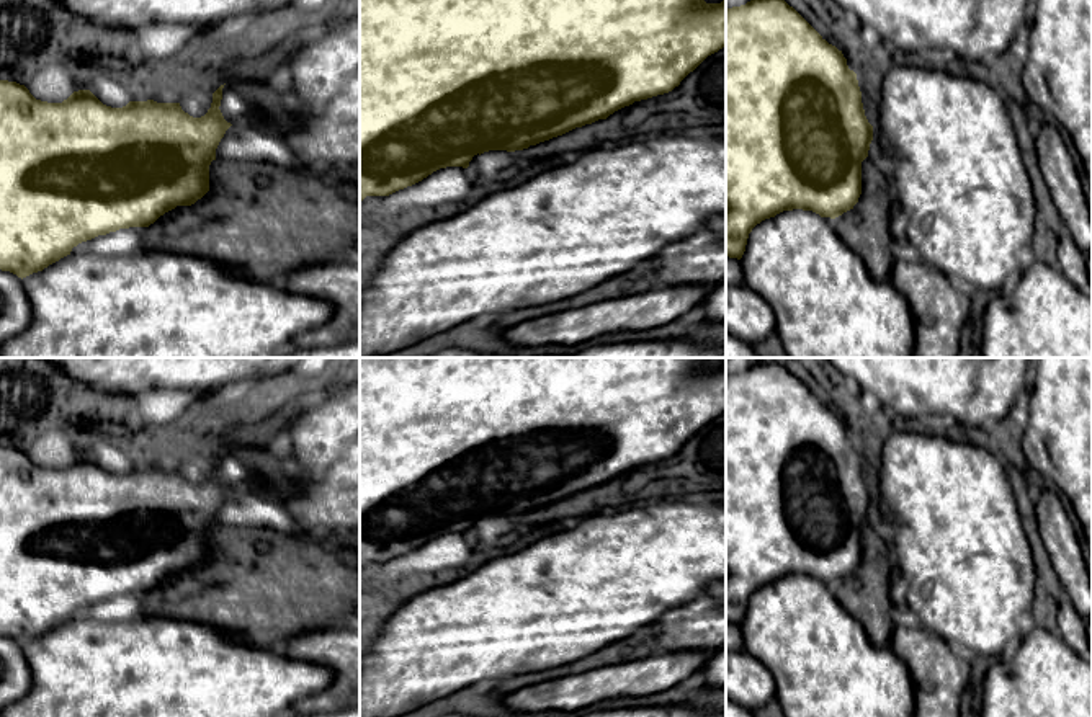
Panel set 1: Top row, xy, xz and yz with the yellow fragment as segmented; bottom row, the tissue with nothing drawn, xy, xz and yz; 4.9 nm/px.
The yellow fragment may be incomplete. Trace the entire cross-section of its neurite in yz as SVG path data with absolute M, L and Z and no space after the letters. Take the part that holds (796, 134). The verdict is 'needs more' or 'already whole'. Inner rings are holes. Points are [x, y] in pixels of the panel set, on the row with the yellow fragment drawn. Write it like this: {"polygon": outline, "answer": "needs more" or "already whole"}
{"polygon": "M750 0L726 8L726 256L741 260L752 229L783 211L803 209L835 219L853 209L862 194L862 162L868 157L871 140L873 126L865 116L857 73L848 69L842 51L829 44L785 0Z", "answer": "already whole"}

